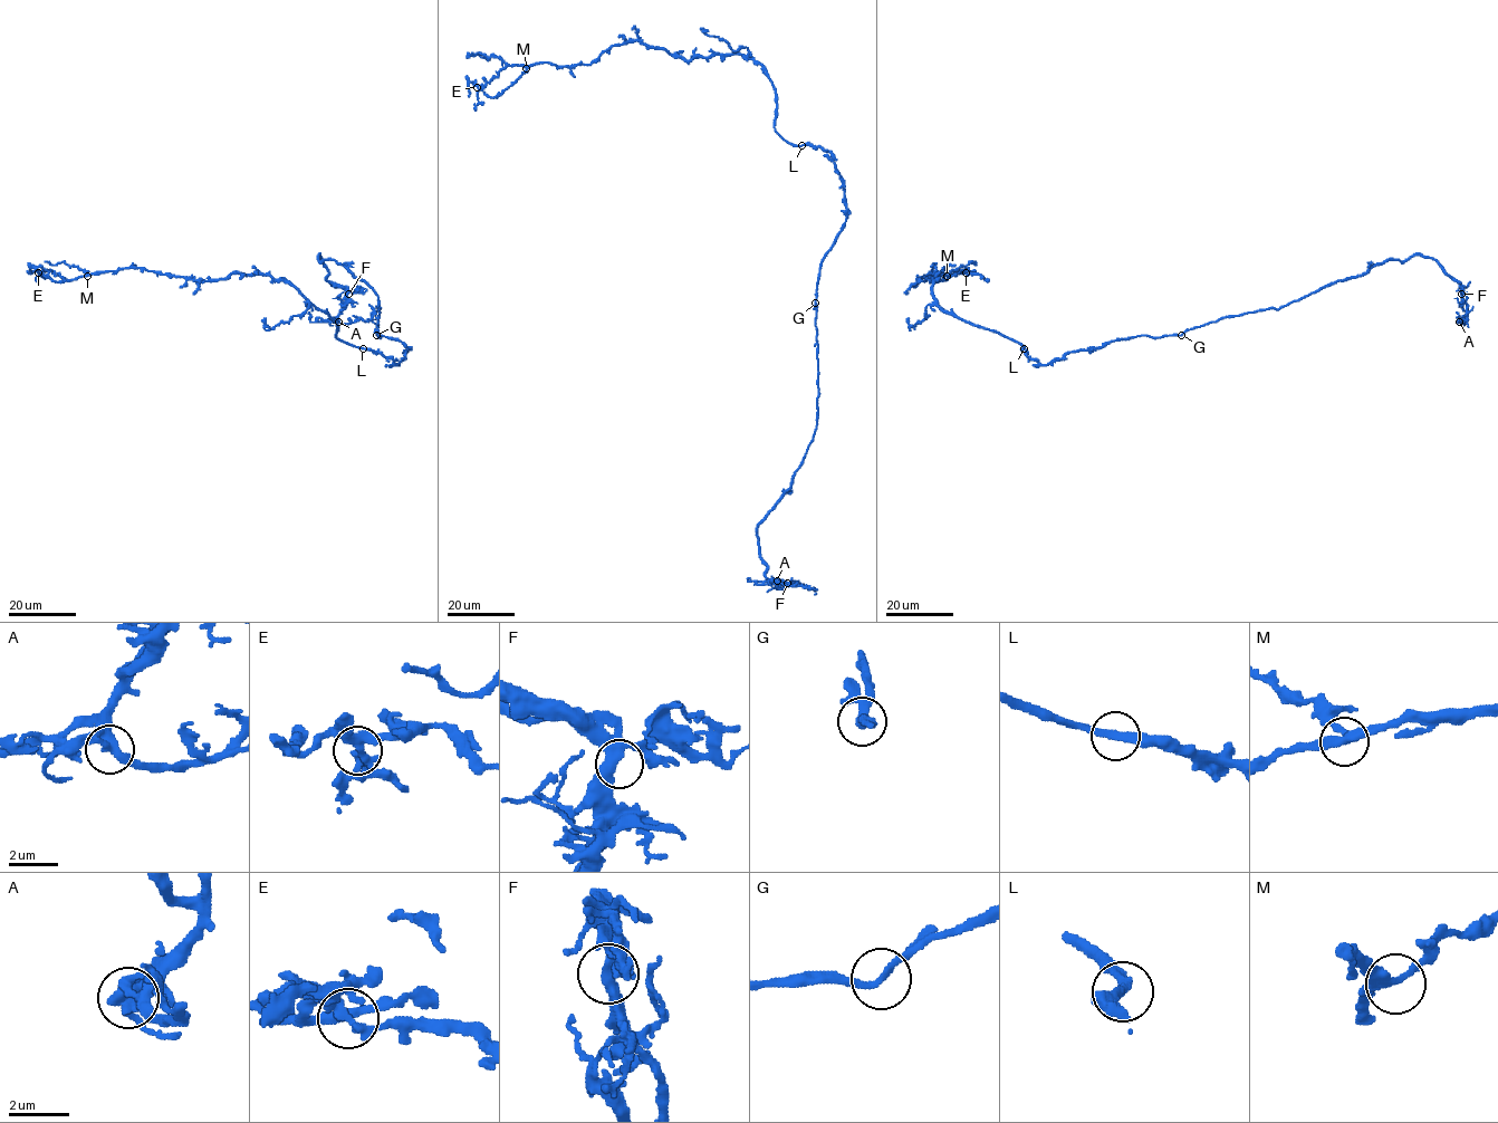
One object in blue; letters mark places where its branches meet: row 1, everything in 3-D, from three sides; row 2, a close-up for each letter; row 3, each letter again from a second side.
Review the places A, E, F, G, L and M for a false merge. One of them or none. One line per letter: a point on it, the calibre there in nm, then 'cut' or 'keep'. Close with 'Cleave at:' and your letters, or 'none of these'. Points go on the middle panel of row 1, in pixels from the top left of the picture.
A: at (777, 581); 300 nm thick; keep
E: at (477, 87); 300 nm thick; keep
F: at (787, 583); 360 nm thick; keep
G: at (815, 303); 240 nm thick; keep
L: at (802, 145); 280 nm thick; keep
M: at (526, 68); 340 nm thick; keep
Cleave at: none of these

